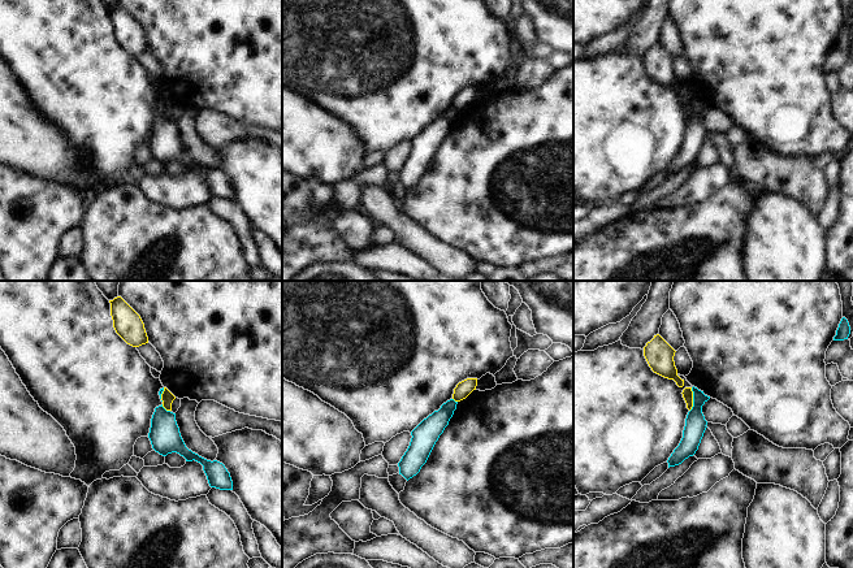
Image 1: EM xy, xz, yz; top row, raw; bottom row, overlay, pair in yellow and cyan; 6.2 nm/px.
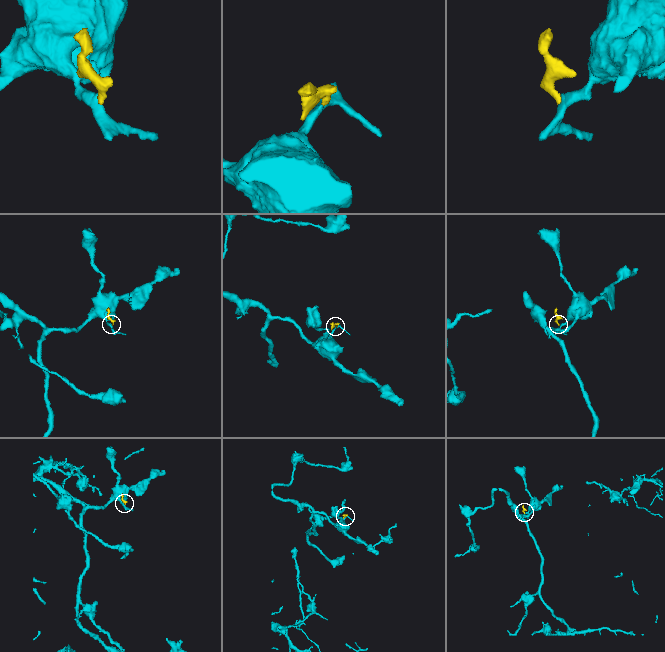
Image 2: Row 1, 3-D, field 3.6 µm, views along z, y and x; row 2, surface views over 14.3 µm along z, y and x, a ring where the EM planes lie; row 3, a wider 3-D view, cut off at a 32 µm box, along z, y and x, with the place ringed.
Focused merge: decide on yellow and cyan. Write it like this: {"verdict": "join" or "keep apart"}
{"verdict": "keep apart"}

